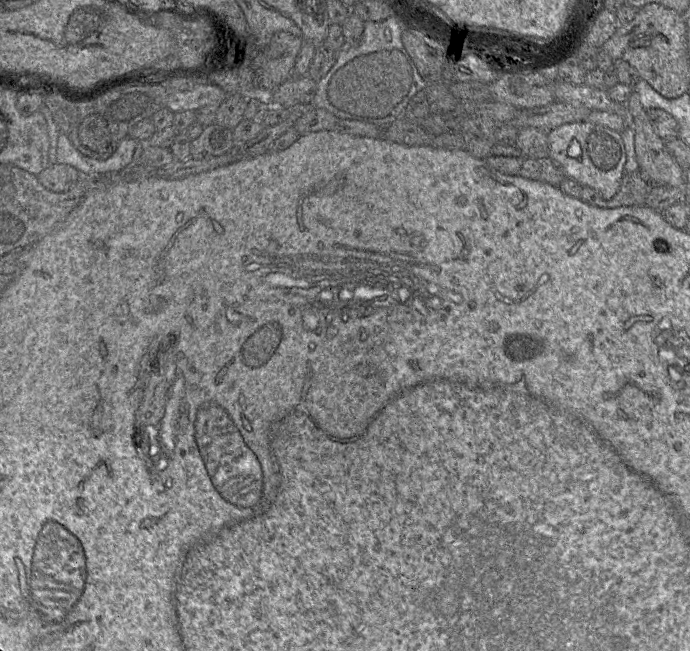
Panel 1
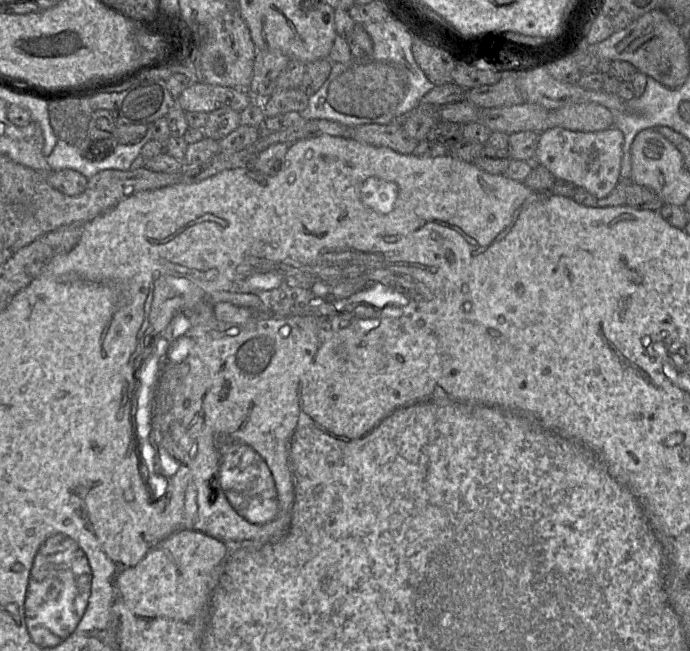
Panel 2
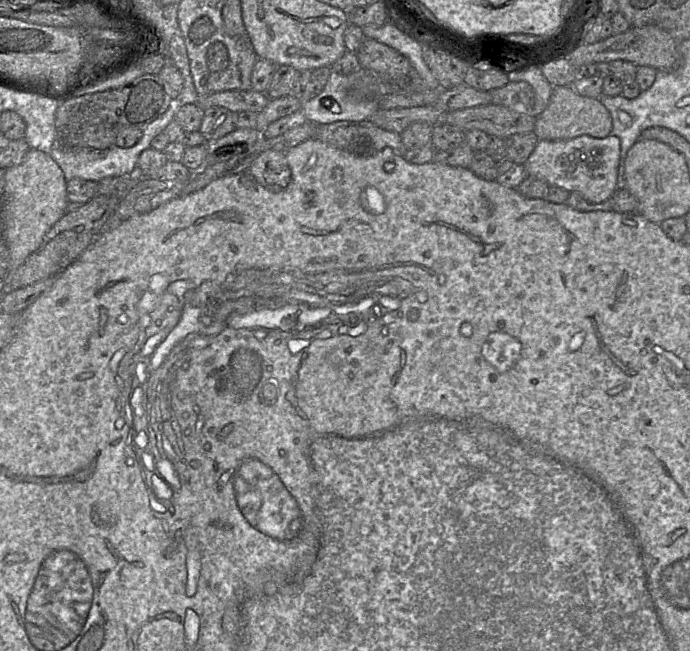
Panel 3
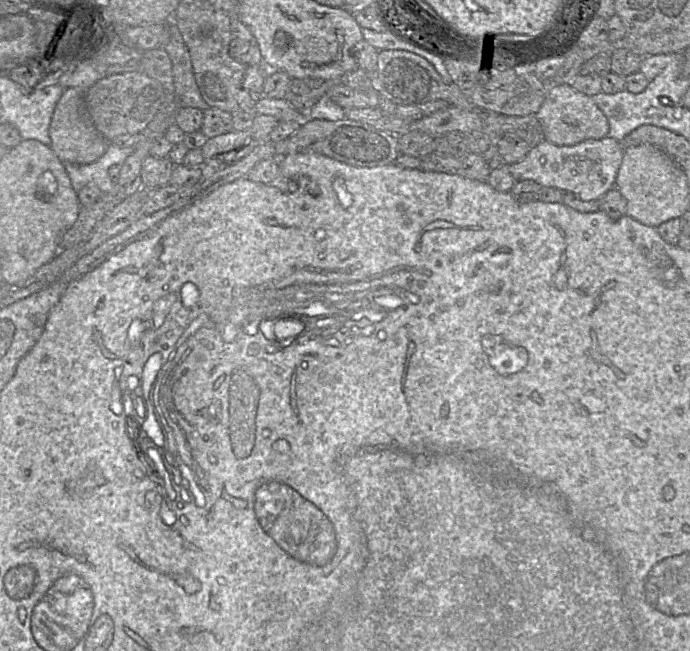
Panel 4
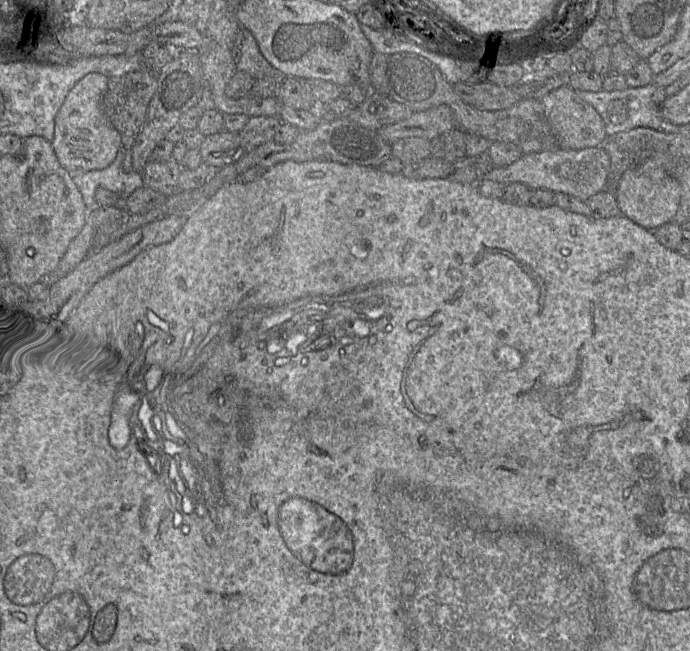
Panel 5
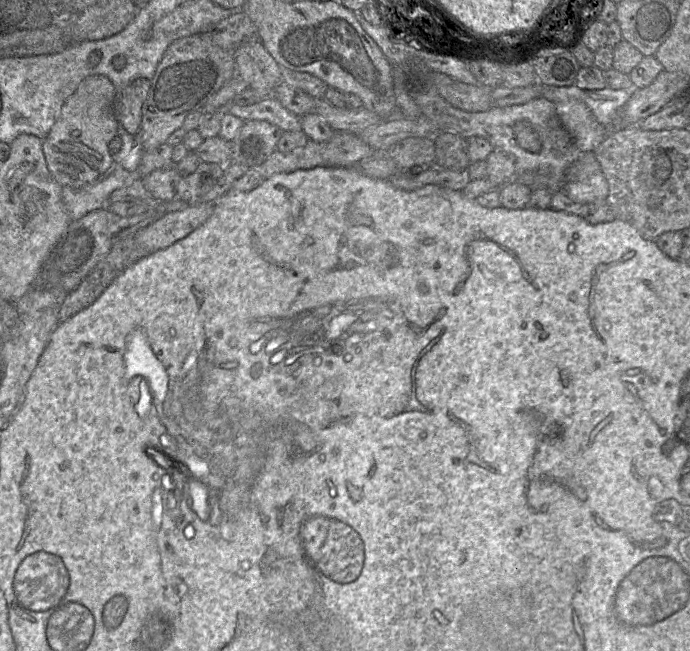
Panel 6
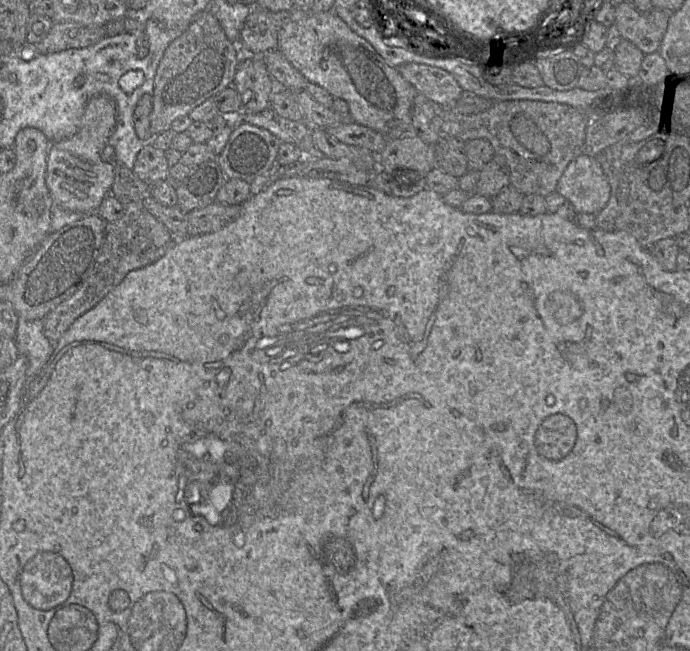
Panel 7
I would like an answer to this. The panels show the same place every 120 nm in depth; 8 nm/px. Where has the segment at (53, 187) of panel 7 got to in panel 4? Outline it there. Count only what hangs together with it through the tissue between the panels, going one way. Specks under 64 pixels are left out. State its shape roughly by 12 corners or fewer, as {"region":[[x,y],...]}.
{"region":[[65,89],[49,126],[61,161],[88,164],[108,142],[84,107],[84,89]]}

